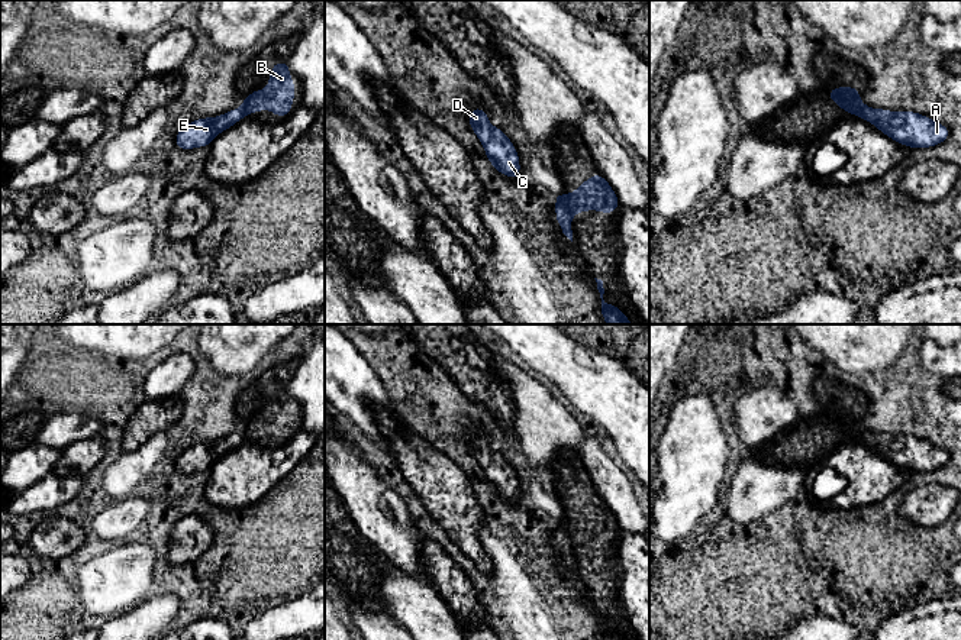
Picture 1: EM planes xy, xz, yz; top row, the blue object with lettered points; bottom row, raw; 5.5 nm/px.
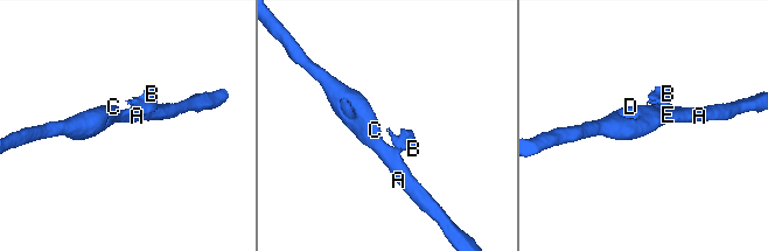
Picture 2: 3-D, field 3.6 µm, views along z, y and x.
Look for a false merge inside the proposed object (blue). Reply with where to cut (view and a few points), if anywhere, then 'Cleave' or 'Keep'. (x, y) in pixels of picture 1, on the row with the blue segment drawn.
Split along xz (557, 204), (564, 206), (573, 215). Cleave

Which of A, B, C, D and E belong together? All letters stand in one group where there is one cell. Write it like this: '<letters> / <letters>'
A C D E / B

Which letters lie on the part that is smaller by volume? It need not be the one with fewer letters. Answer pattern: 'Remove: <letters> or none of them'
Remove: B

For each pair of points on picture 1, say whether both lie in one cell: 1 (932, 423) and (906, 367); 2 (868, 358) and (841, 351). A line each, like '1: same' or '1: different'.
1: same
2: same

